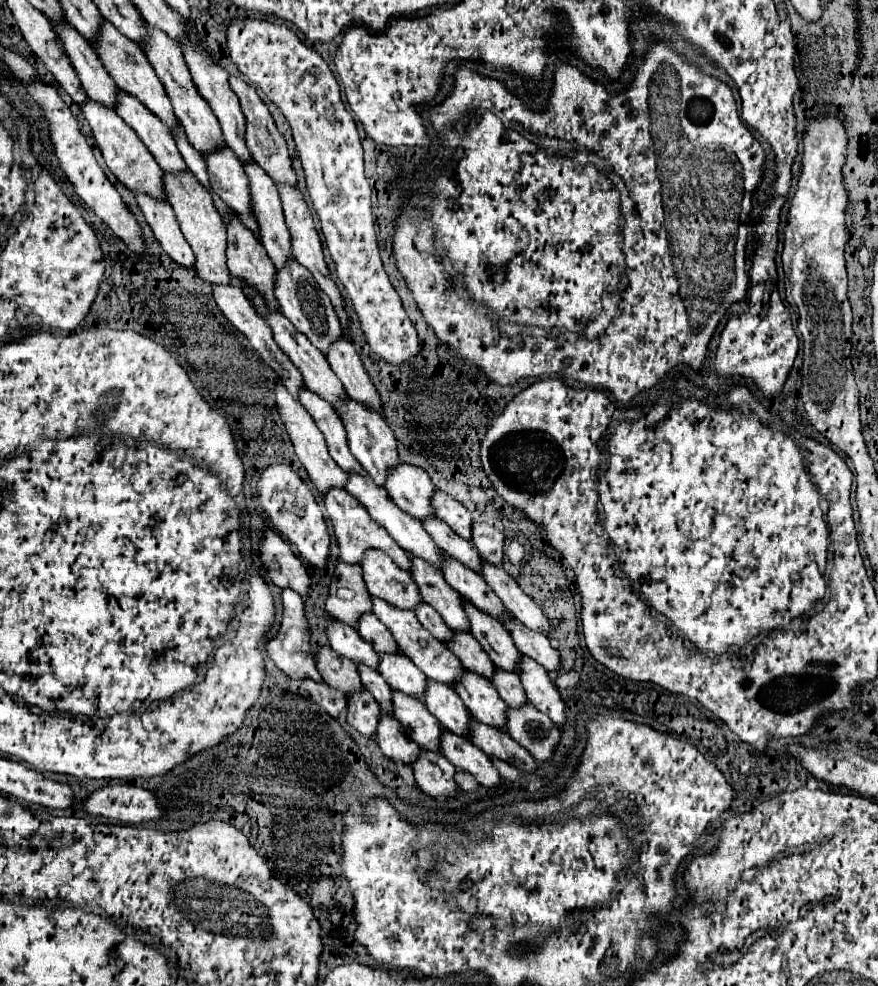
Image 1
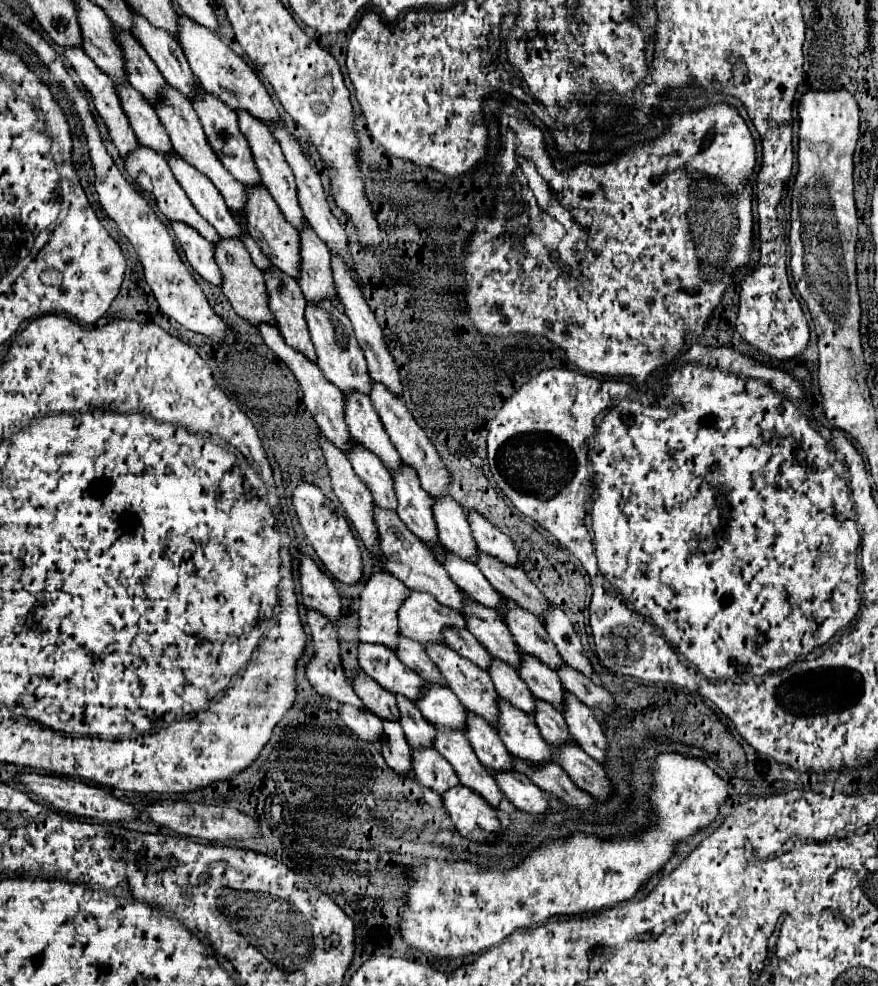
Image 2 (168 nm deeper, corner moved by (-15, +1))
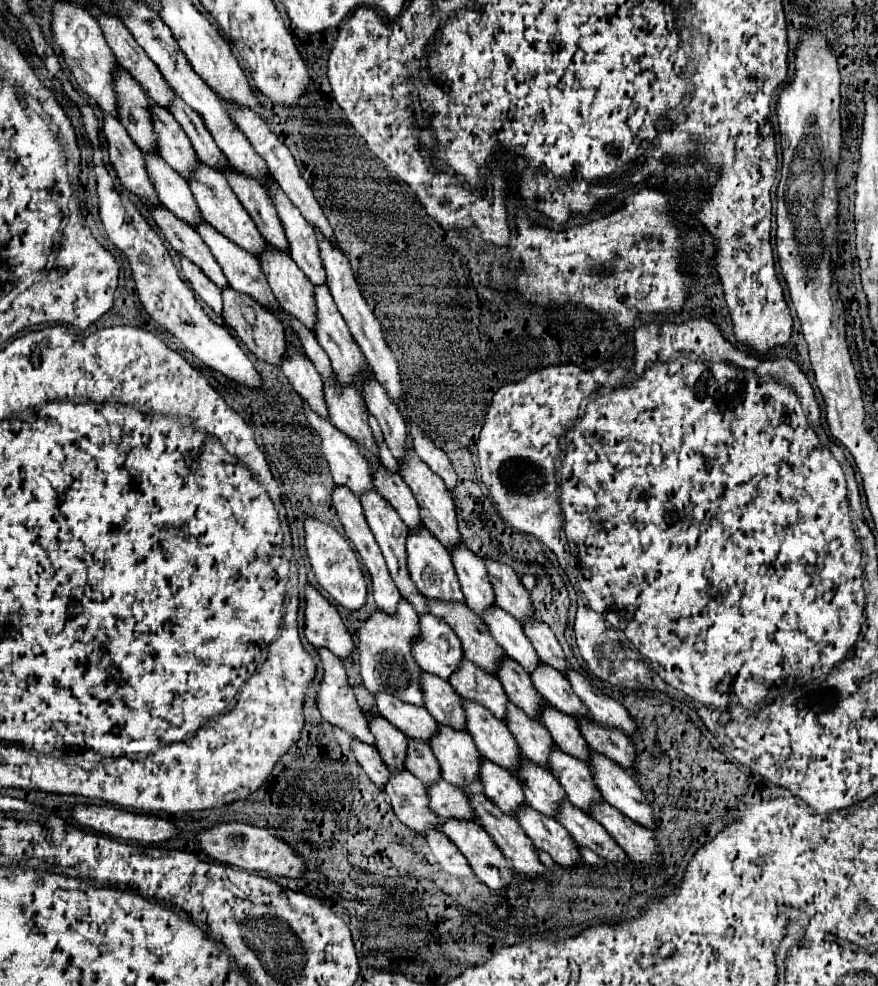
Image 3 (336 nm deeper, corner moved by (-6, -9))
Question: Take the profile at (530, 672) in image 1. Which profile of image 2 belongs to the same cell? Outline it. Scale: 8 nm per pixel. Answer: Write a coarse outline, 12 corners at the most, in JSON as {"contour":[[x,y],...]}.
{"contour":[[566,692],[564,718],[574,740],[606,764],[608,738],[588,706]]}

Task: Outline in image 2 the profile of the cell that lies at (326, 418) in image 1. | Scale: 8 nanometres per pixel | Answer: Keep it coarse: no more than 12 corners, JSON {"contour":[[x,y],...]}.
{"contour":[[354,442],[348,460],[378,508],[396,510],[390,472]]}

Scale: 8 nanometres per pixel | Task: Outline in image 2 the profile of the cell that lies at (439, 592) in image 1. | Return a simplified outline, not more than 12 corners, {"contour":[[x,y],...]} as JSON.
{"contour":[[466,596],[466,624],[494,656],[520,668],[504,620]]}

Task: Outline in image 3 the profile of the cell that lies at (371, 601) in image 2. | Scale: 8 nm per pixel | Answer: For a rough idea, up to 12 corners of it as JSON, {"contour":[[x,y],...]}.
{"contour":[[399,600],[357,636],[363,684],[419,706],[419,666],[407,642],[417,612]]}

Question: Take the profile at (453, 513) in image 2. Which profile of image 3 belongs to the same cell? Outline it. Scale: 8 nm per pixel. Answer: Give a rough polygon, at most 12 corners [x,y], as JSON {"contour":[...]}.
{"contour":[[463,542],[447,550],[467,606],[495,602],[485,562]]}

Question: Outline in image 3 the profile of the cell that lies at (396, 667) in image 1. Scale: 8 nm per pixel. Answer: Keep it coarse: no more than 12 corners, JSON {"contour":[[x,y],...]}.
{"contour":[[439,724],[431,748],[441,776],[469,786],[479,750],[469,732]]}

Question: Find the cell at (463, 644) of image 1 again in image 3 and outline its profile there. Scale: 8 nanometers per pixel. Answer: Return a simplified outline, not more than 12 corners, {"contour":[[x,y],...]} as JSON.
{"contour":[[507,702],[505,724],[521,752],[547,766],[553,742],[539,720]]}

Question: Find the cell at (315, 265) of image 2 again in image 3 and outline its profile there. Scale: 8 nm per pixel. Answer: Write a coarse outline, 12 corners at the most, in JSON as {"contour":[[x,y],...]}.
{"contour":[[325,284],[315,292],[315,336],[341,382],[361,388],[367,362]]}

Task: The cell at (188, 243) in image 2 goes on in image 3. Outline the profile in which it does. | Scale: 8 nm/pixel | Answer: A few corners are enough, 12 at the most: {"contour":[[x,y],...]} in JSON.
{"contour":[[181,256],[183,276],[191,288],[221,314],[221,290],[199,266]]}

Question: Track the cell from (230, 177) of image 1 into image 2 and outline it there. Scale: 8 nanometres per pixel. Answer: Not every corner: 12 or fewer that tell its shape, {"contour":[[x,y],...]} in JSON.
{"contour":[[246,188],[246,226],[272,266],[296,280],[300,234],[270,192]]}

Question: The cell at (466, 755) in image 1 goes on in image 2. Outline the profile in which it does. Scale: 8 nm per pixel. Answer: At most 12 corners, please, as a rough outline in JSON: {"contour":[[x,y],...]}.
{"contour":[[518,772],[494,774],[500,790],[522,812],[550,810],[546,796]]}

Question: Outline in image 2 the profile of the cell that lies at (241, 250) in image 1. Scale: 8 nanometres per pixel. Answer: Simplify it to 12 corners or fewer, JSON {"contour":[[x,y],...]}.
{"contour":[[264,272],[270,310],[290,348],[316,362],[296,280]]}

